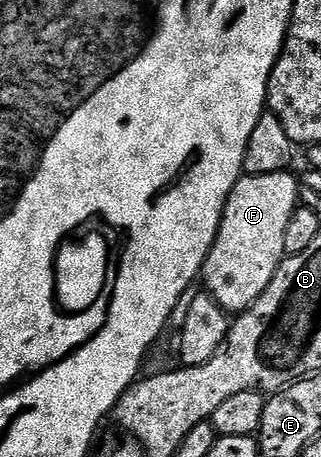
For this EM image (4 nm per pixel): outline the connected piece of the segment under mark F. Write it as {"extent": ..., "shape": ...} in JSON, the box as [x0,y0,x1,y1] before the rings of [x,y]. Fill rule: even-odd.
{"extent":[202,170,300,313],"shape":[[[291,170],[265,175],[241,174],[226,201],[216,240],[206,257],[202,272],[202,283],[204,279],[205,285],[208,286],[205,287],[207,294],[212,295],[224,311],[239,313],[250,309],[250,305],[254,305],[254,301],[258,301],[258,297],[266,293],[266,285],[270,285],[274,273],[286,258],[286,225],[290,225],[290,217],[295,213],[300,198],[300,184],[297,176],[292,174]]]}

